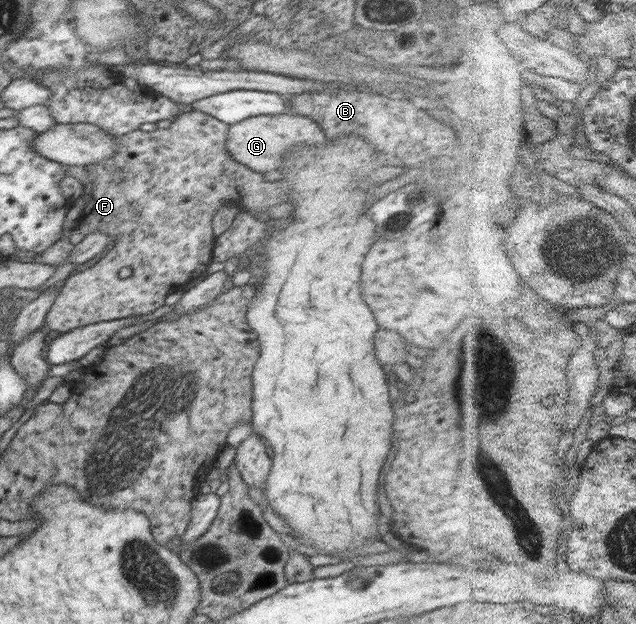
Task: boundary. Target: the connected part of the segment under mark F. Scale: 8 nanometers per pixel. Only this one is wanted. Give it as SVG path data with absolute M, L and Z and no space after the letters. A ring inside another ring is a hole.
M193 110L191 113L180 113L175 117L172 125L164 129L164 143L156 143L156 151L152 151L152 167L148 167L147 174L142 170L136 169L135 159L126 149L124 149L124 151L120 150L119 153L117 149L117 153L115 153L111 159L107 159L107 161L95 163L95 165L92 166L85 166L86 170L89 171L90 178L92 178L92 180L93 178L95 179L95 186L93 186L92 181L90 186L88 186L92 187L91 189L84 188L84 208L80 217L75 221L72 230L78 228L84 235L88 235L90 232L104 232L109 235L109 245L105 247L107 251L104 251L104 255L100 255L99 261L96 263L88 263L88 267L84 267L84 271L80 271L80 273L71 275L66 279L65 285L60 288L57 298L47 313L45 319L46 330L51 329L57 333L66 333L78 327L84 327L98 322L112 321L130 316L143 316L144 314L152 313L159 307L162 307L162 305L165 305L168 295L172 292L185 288L188 281L206 274L208 267L213 261L213 243L215 240L213 234L213 218L217 214L217 211L219 211L223 205L236 203L236 201L240 199L240 197L238 197L240 187L242 187L242 189L246 187L246 191L254 191L254 189L264 181L263 174L257 173L253 169L242 165L242 163L237 162L230 155L226 146L228 127L228 124L198 110ZM124 267L132 269L132 275L130 275L128 279L120 279L118 276L120 270Z

